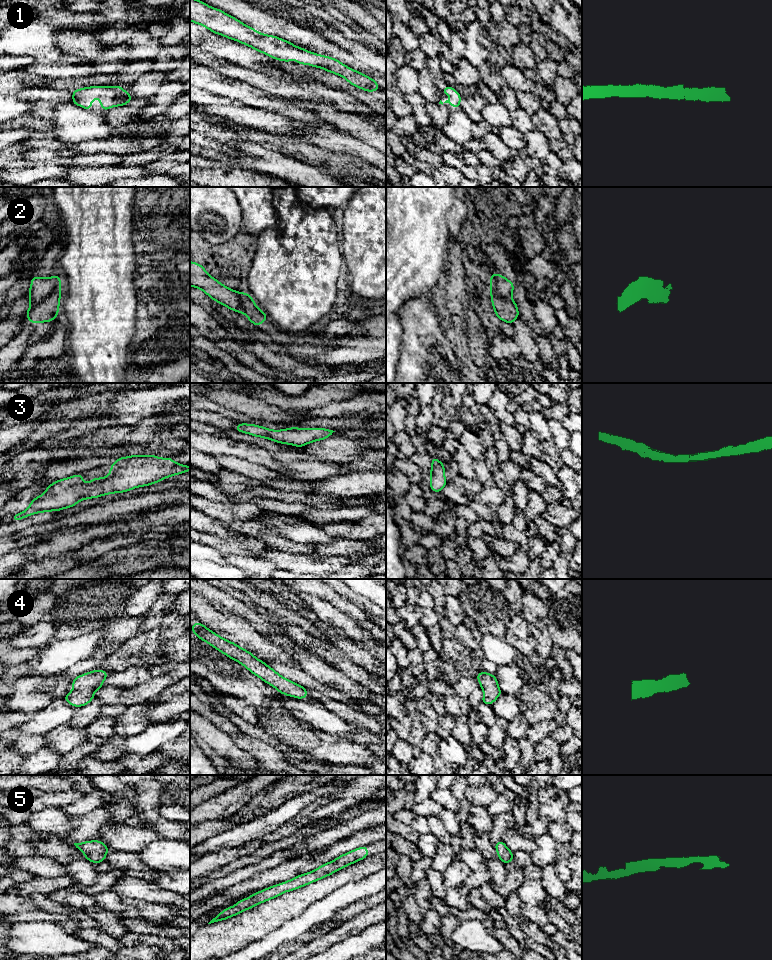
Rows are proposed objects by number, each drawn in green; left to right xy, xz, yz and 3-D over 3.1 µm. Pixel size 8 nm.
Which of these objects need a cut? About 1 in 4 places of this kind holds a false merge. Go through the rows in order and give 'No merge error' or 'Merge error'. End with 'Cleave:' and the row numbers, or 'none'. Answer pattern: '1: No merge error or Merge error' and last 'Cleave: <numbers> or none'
1: No merge error
2: Merge error
3: No merge error
4: No merge error
5: No merge error
Cleave: 2

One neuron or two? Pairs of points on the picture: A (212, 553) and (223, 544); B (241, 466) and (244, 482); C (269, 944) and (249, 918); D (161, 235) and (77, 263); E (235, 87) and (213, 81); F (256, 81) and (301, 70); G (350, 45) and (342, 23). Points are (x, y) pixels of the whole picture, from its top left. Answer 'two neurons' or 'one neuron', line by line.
A: two neurons
B: two neurons
C: two neurons
D: two neurons
E: one neuron
F: two neurons
G: two neurons

